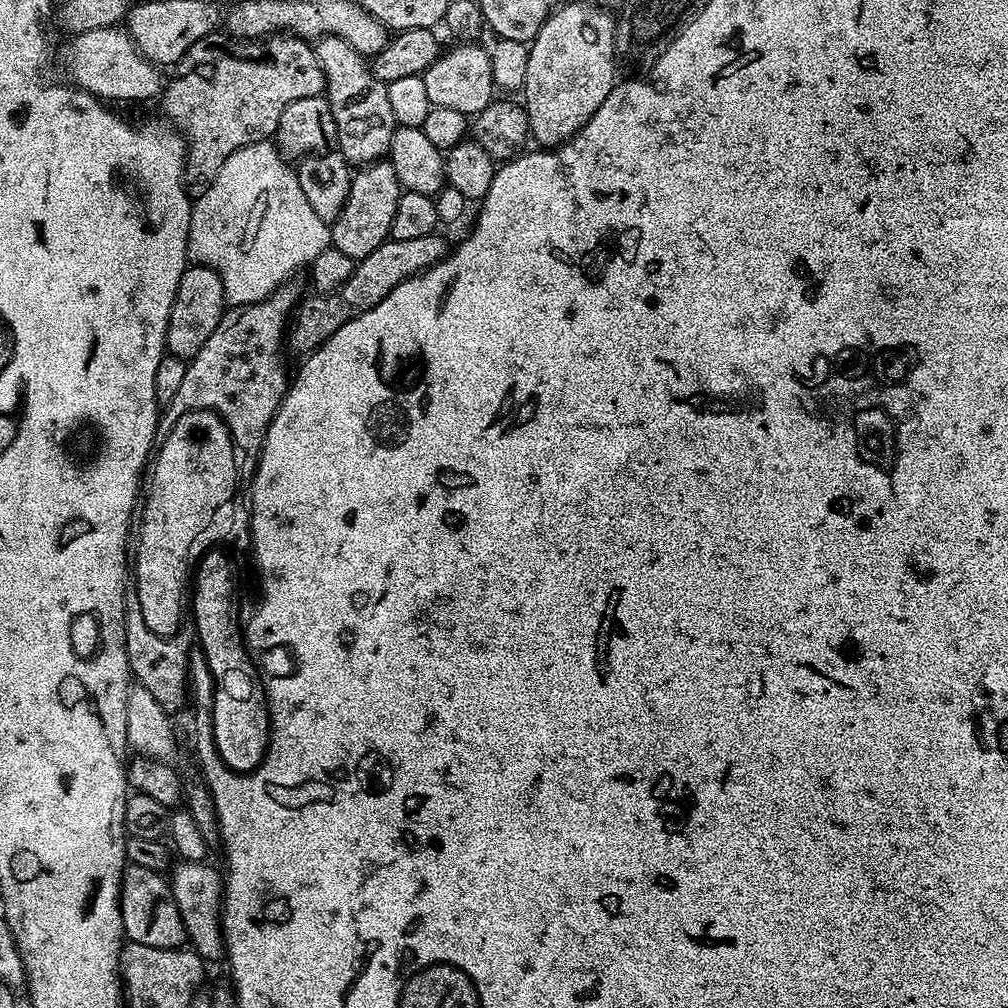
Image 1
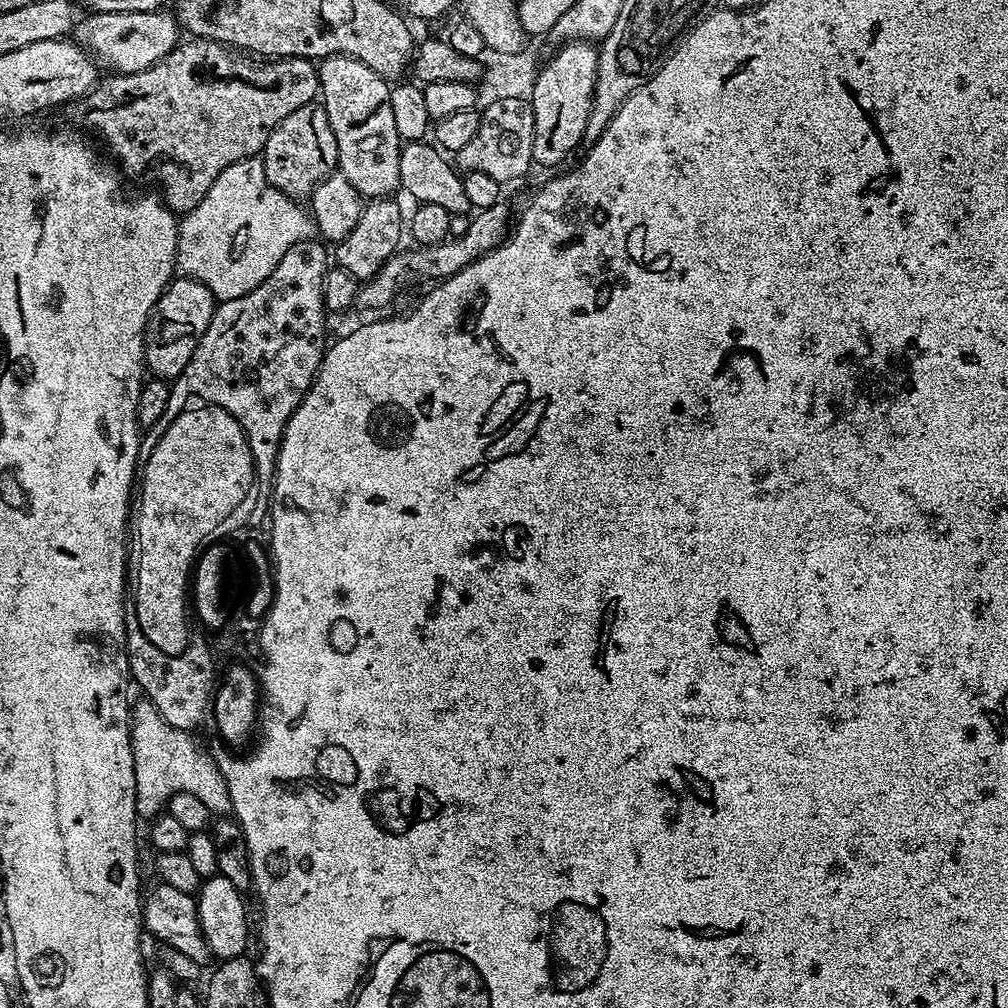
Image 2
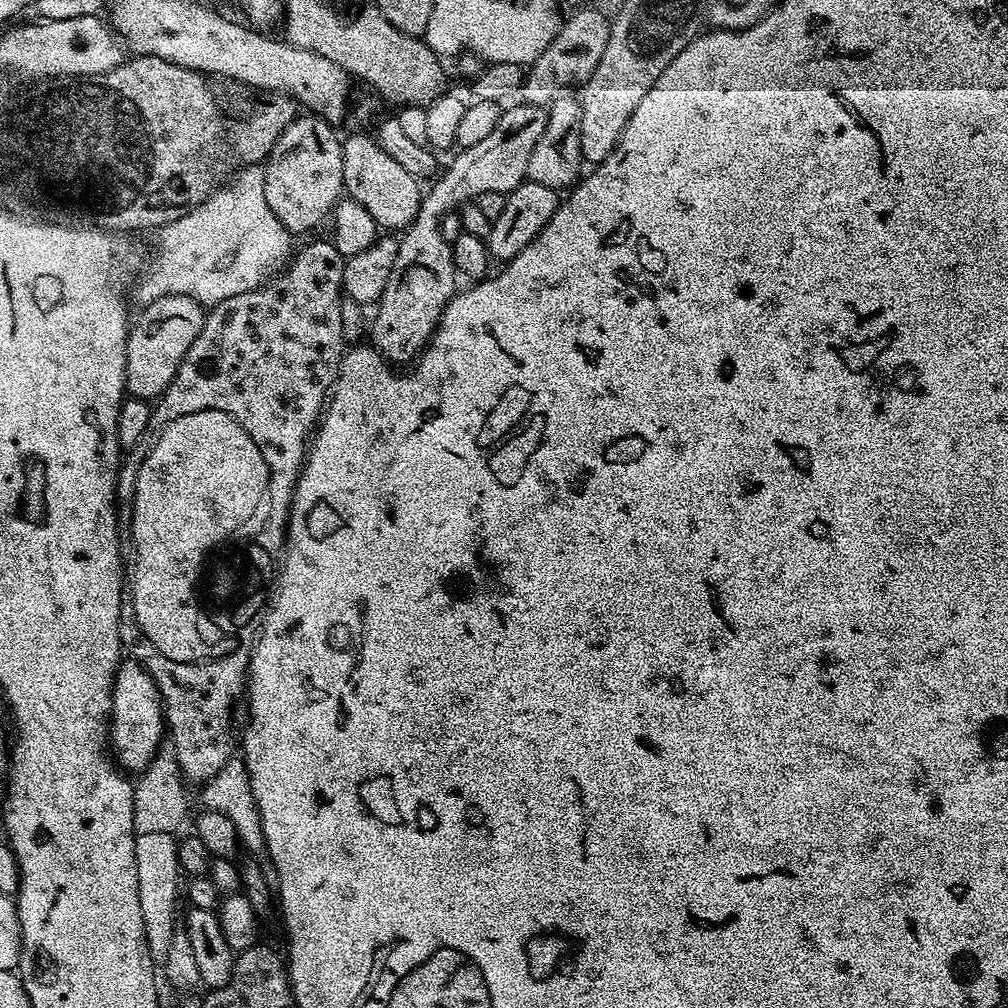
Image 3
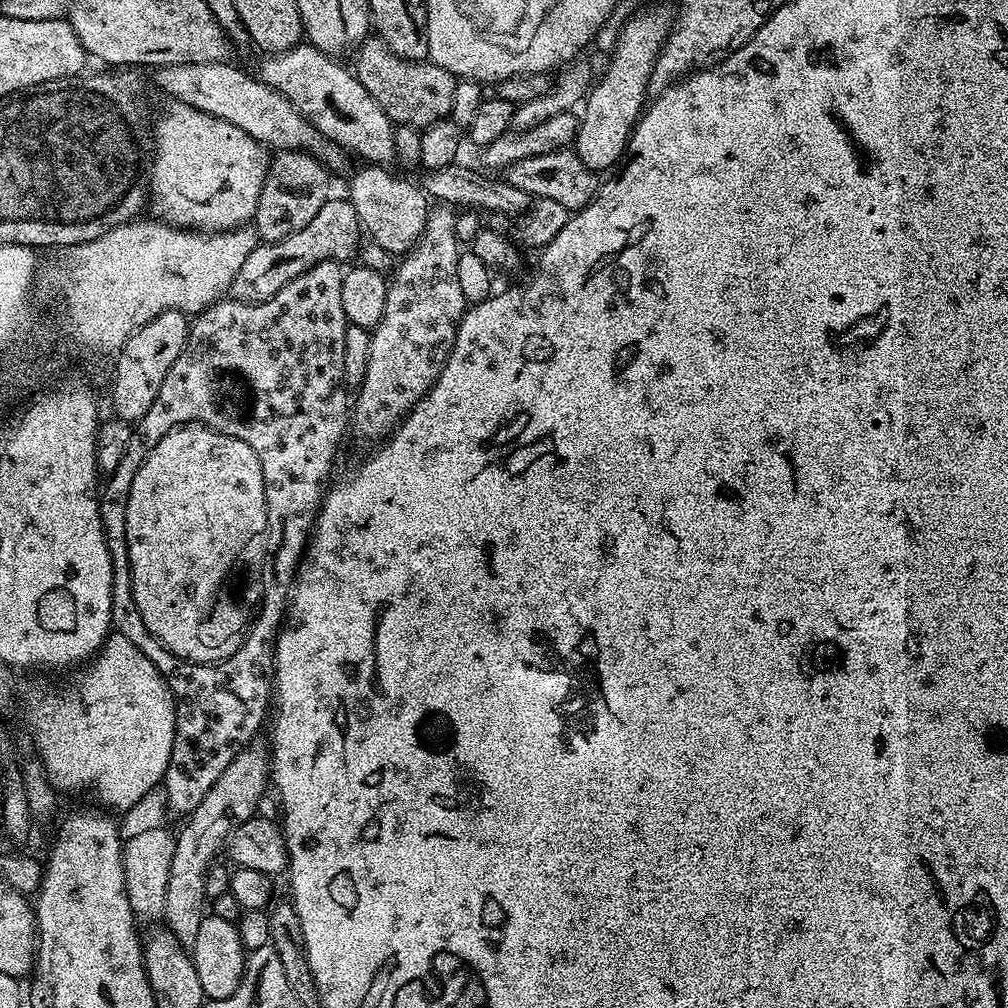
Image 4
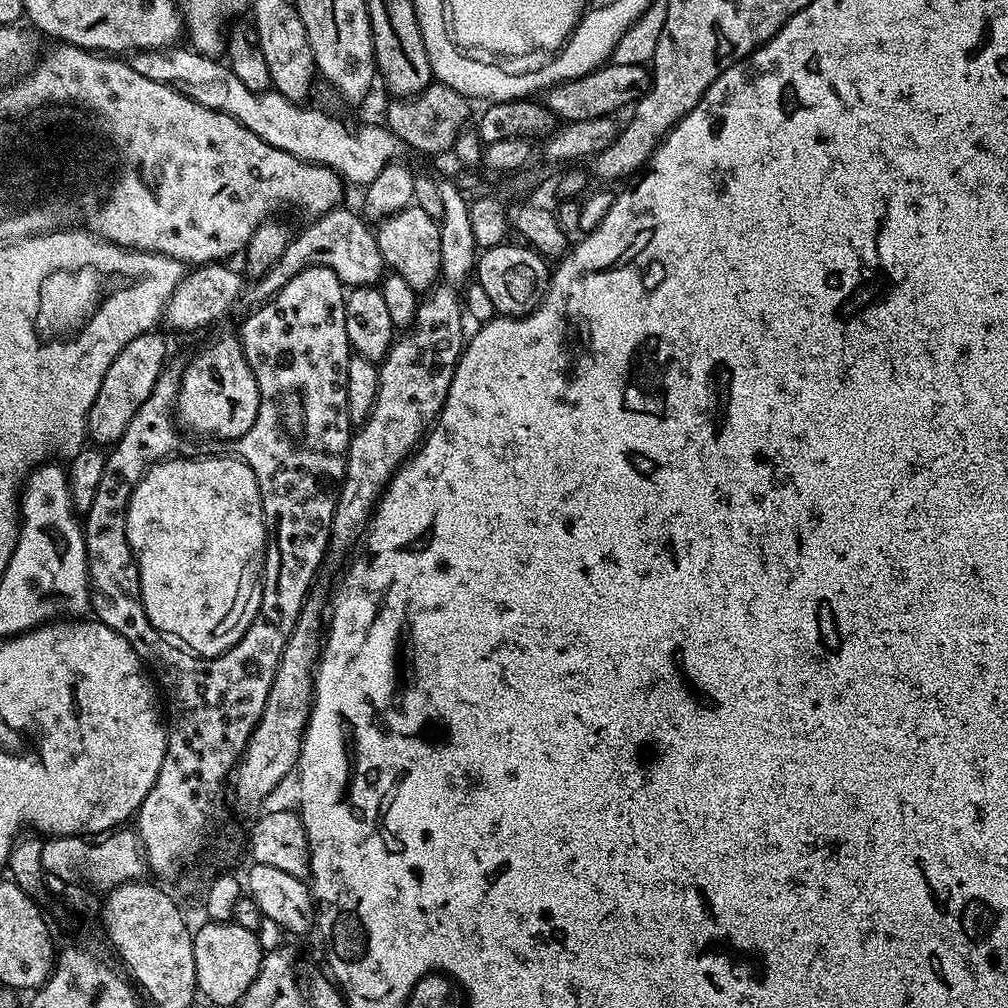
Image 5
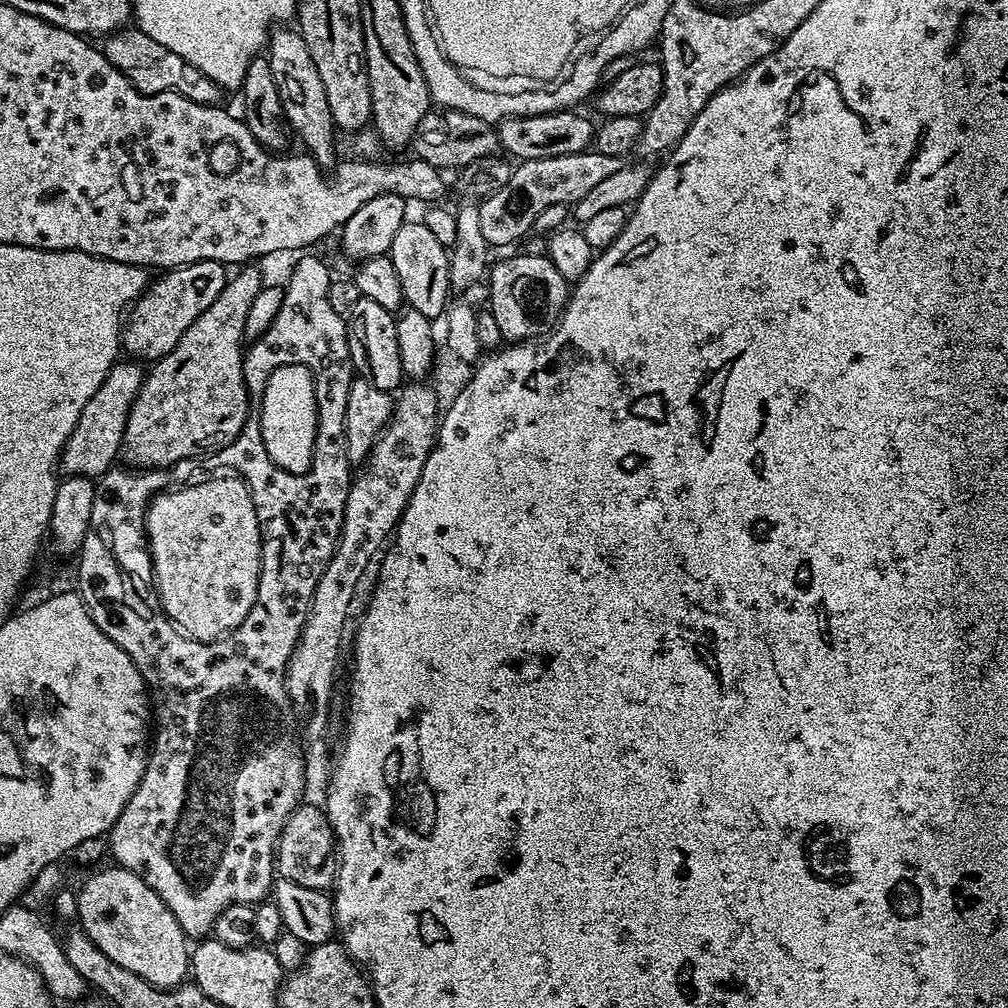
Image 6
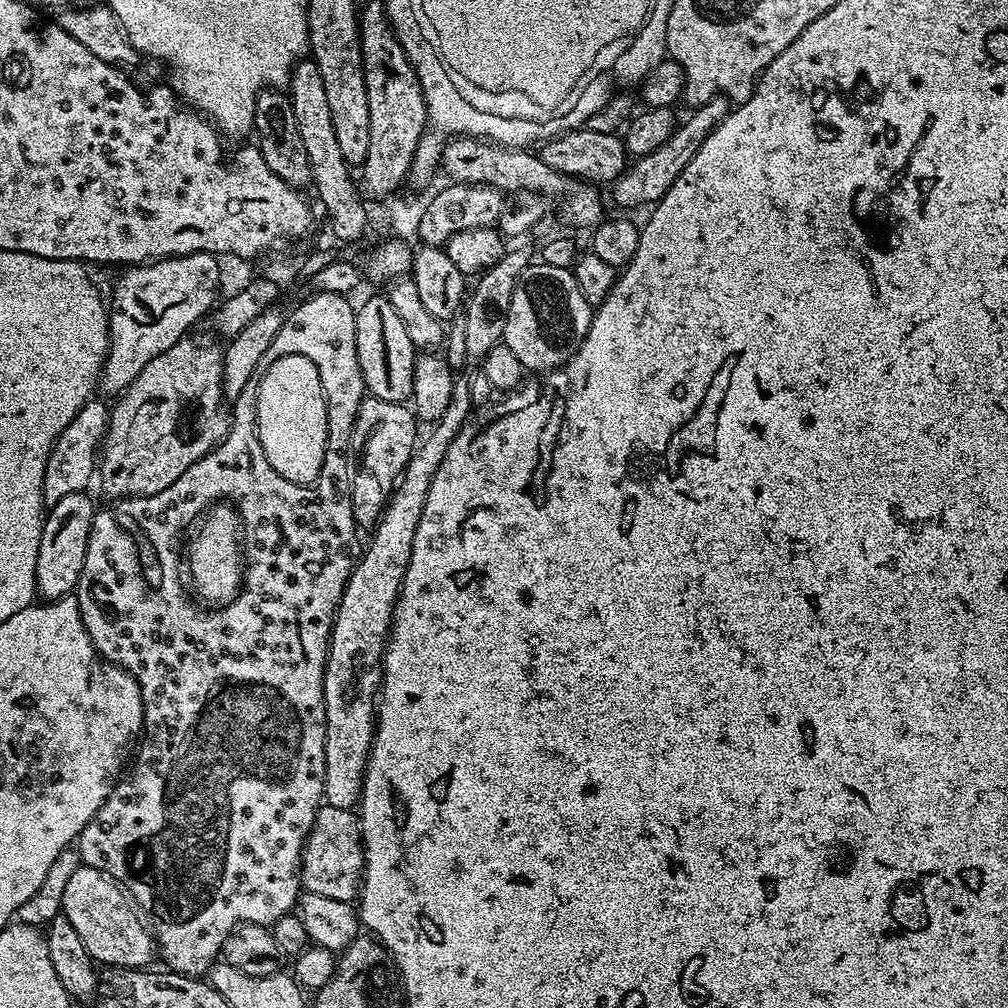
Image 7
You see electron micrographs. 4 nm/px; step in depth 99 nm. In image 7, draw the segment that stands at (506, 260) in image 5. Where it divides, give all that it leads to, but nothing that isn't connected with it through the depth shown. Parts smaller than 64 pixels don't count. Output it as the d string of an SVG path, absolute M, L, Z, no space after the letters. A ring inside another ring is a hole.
M533 262L522 270L513 288L502 343L514 352L524 370L533 368L543 373L559 368L568 363L588 333L593 311L593 305L578 290L576 277L569 269Z

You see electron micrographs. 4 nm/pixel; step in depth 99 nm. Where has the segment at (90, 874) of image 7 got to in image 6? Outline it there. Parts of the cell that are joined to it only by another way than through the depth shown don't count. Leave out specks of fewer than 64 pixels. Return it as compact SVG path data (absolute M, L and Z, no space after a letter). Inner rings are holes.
M111 867L92 875L81 889L77 889L77 921L81 931L118 966L133 971L157 988L179 987L190 970L190 946L181 924L144 879L125 868Z

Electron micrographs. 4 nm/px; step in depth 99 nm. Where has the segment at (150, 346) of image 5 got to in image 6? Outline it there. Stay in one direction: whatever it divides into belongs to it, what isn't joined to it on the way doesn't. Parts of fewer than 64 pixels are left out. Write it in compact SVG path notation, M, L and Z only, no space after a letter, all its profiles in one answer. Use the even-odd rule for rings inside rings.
M117 362L110 374L106 374L106 382L102 382L102 386L94 390L94 398L90 398L90 402L82 406L82 414L60 452L58 468L65 477L98 478L117 463L124 446L128 415L146 375L145 369L139 363L131 363Z

